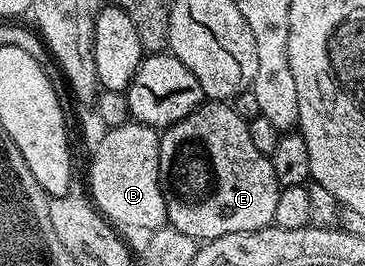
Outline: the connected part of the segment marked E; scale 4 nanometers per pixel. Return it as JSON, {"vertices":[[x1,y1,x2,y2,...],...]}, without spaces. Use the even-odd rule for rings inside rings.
{"vertices":[[204,102,198,108,194,108,189,115,181,118,176,124,172,124,159,137,159,185,165,198,165,210,167,211,168,225,181,234,189,234,197,242,206,242,213,238,221,238,221,234,237,234,238,232,255,232,259,228,268,227,274,221,277,214,277,198,281,185,273,174,271,157,261,154,257,146,253,146,253,138,249,138,247,129,248,121,243,120,235,113,234,107,227,102]]}

